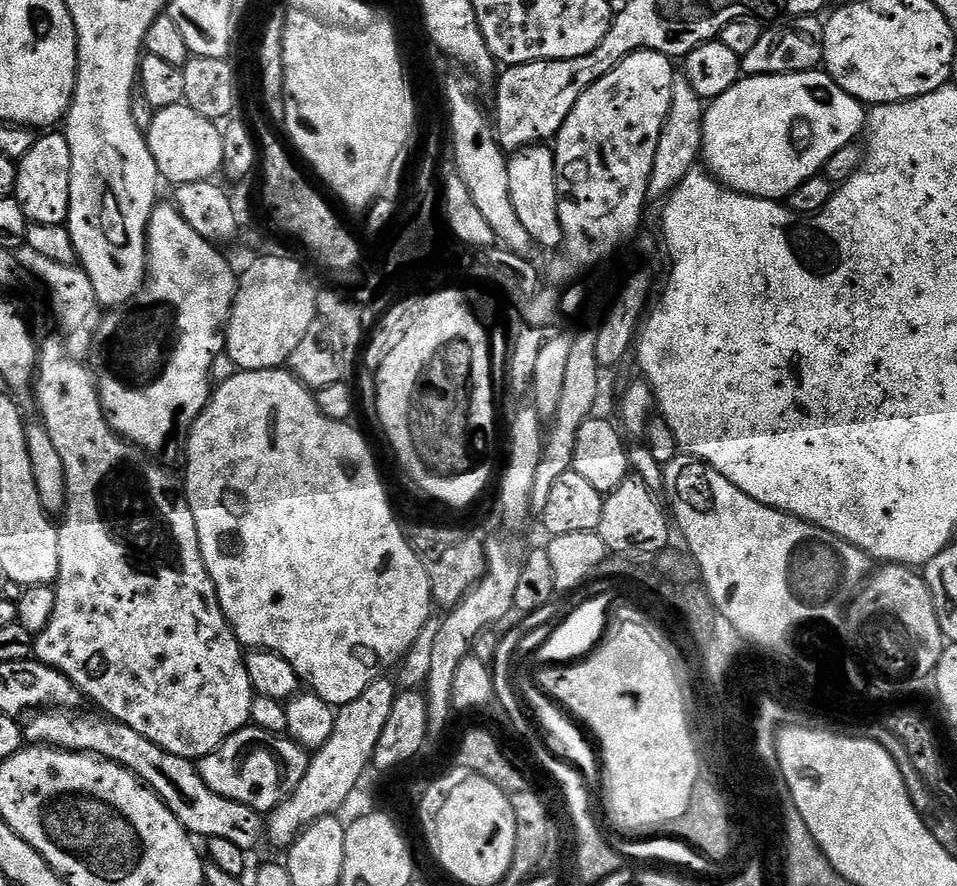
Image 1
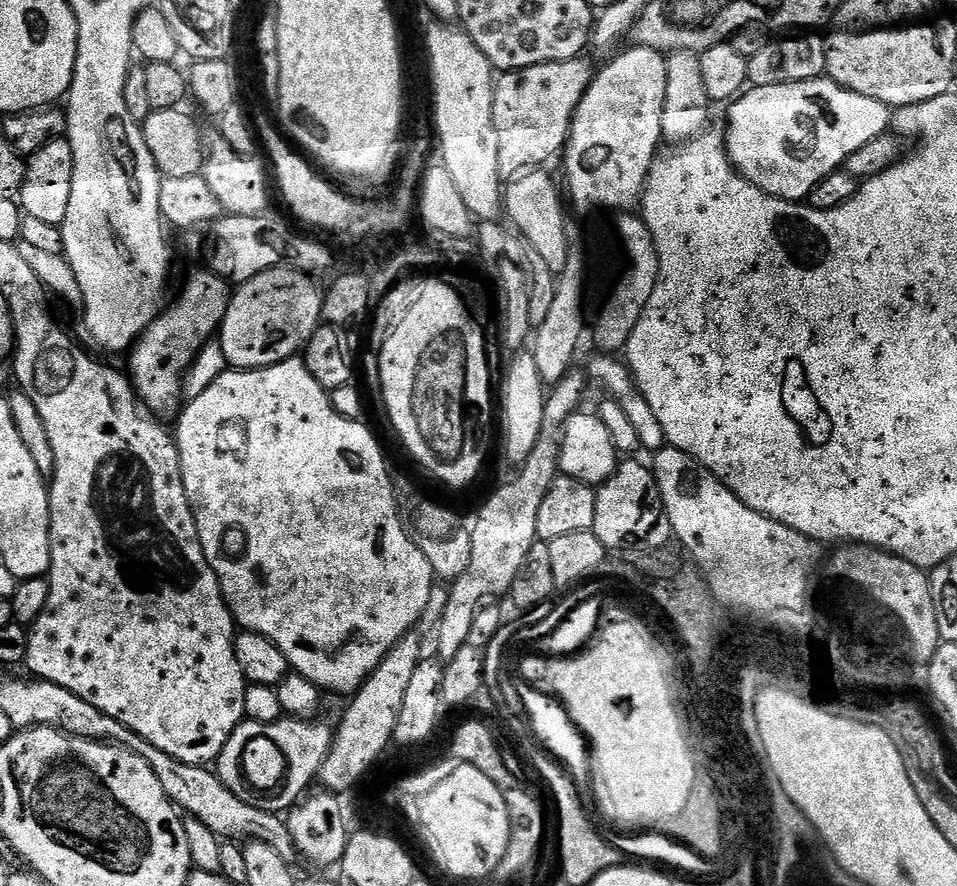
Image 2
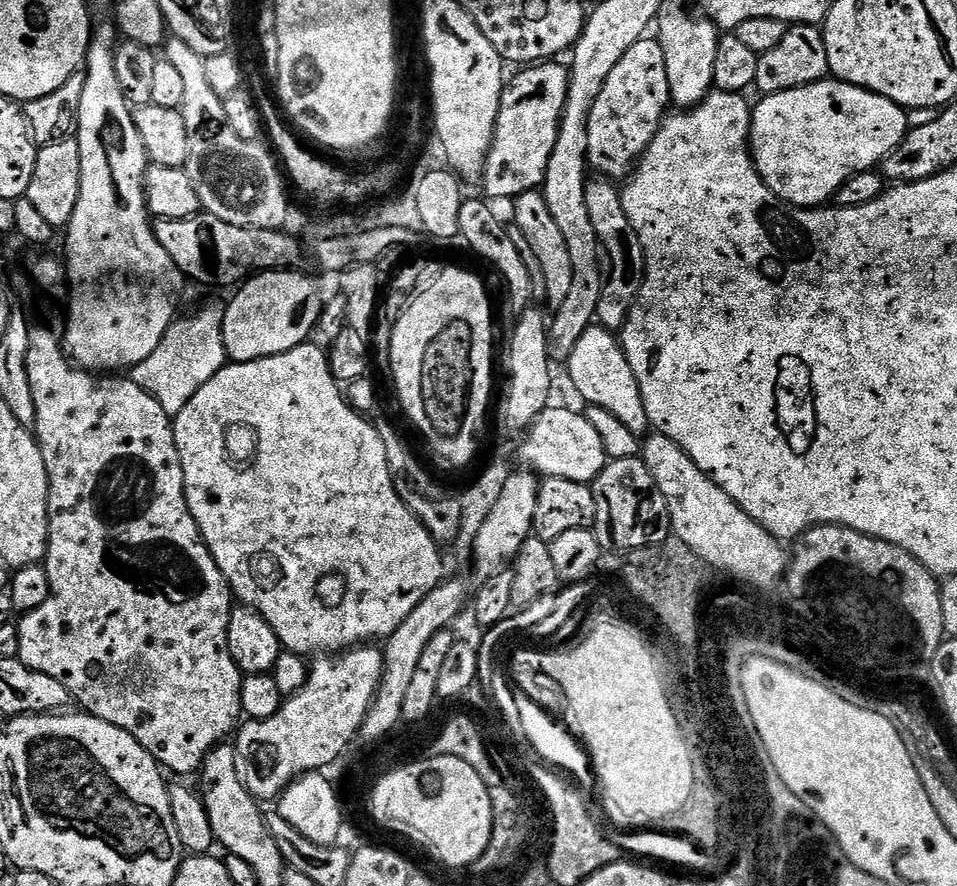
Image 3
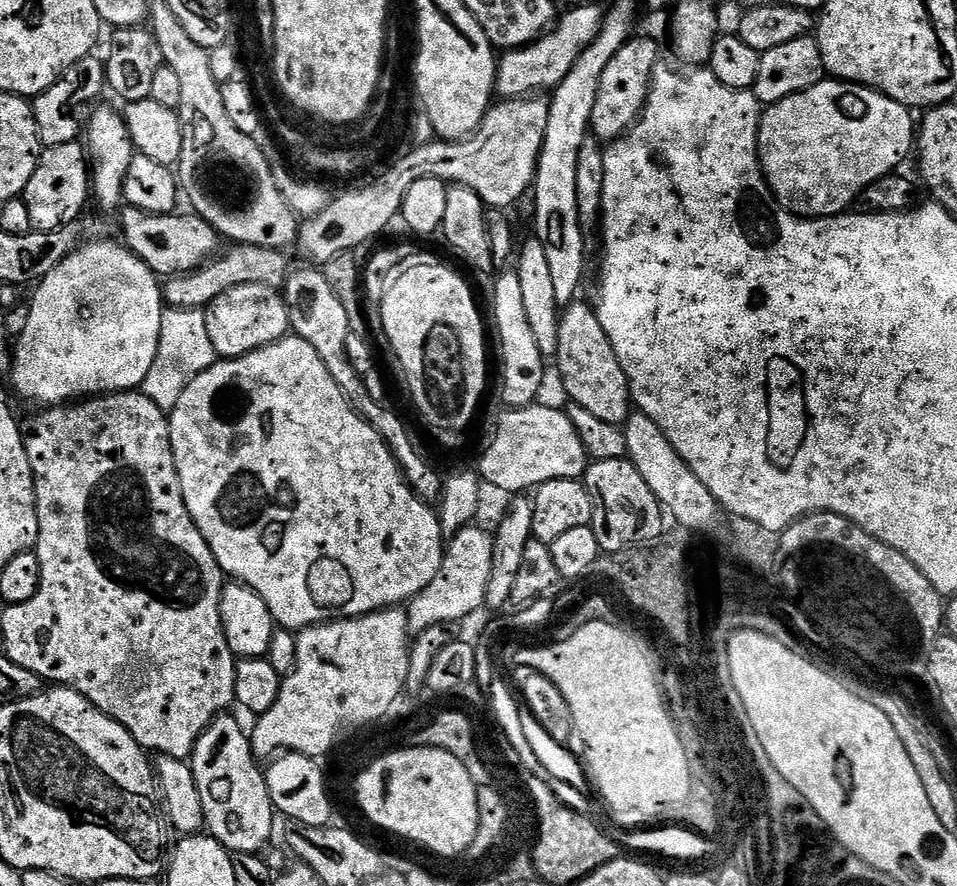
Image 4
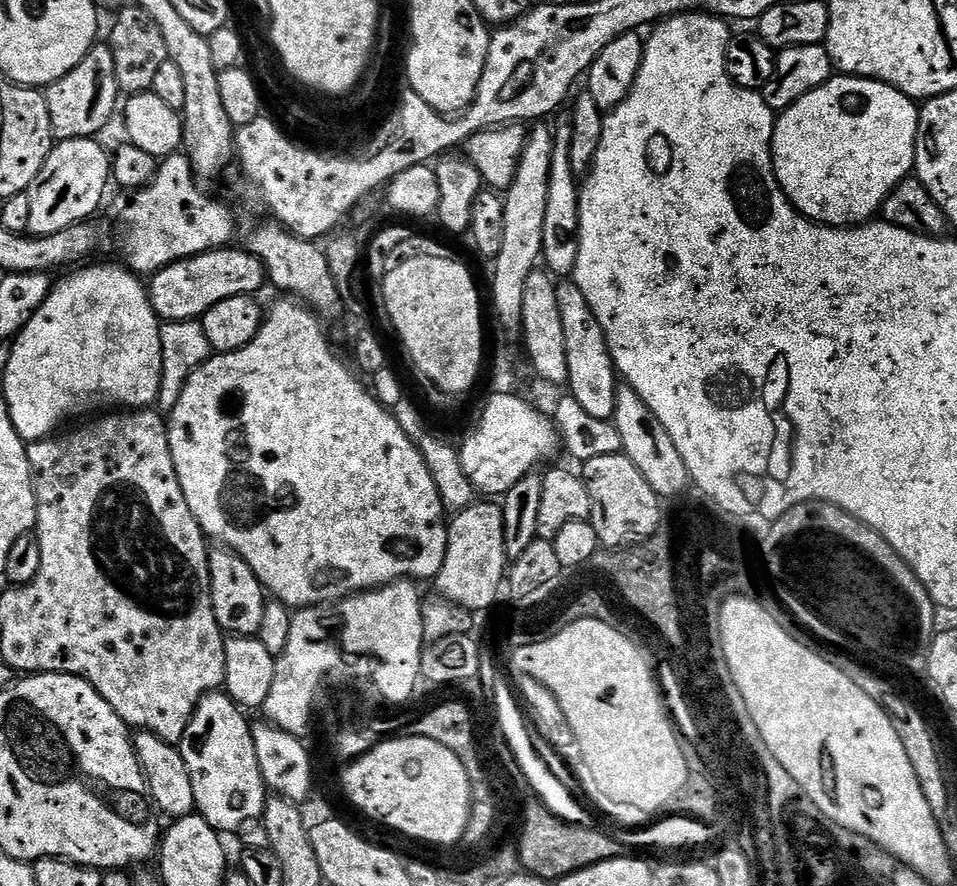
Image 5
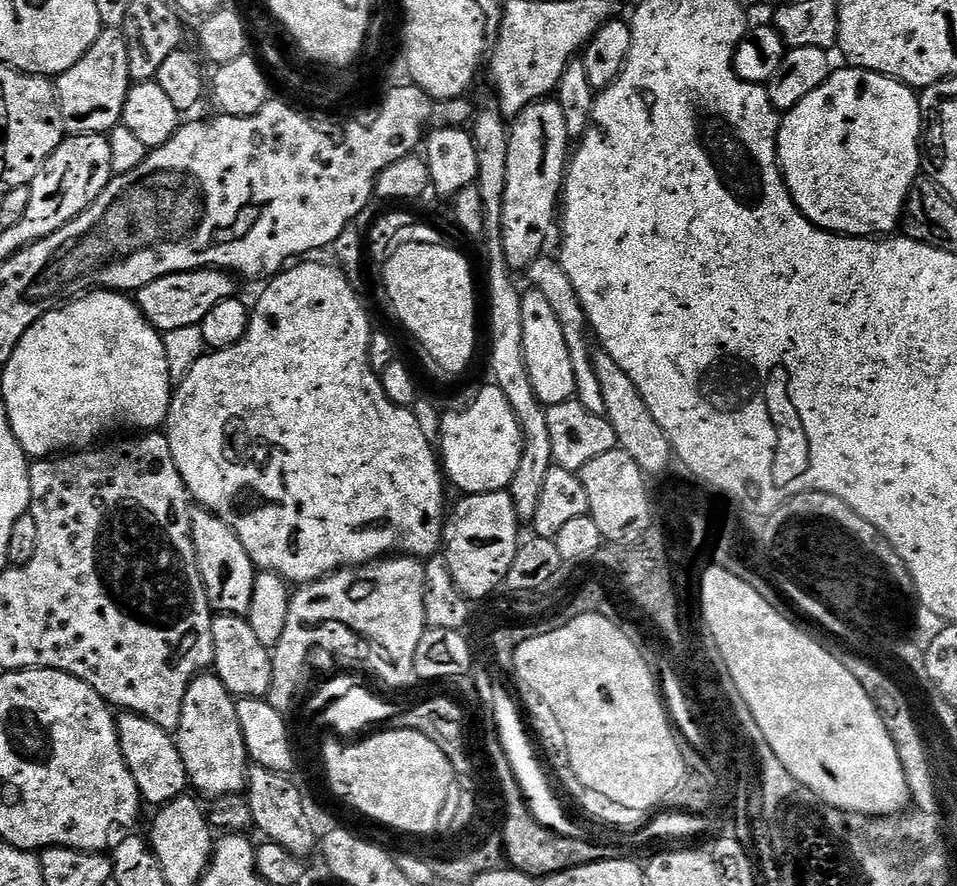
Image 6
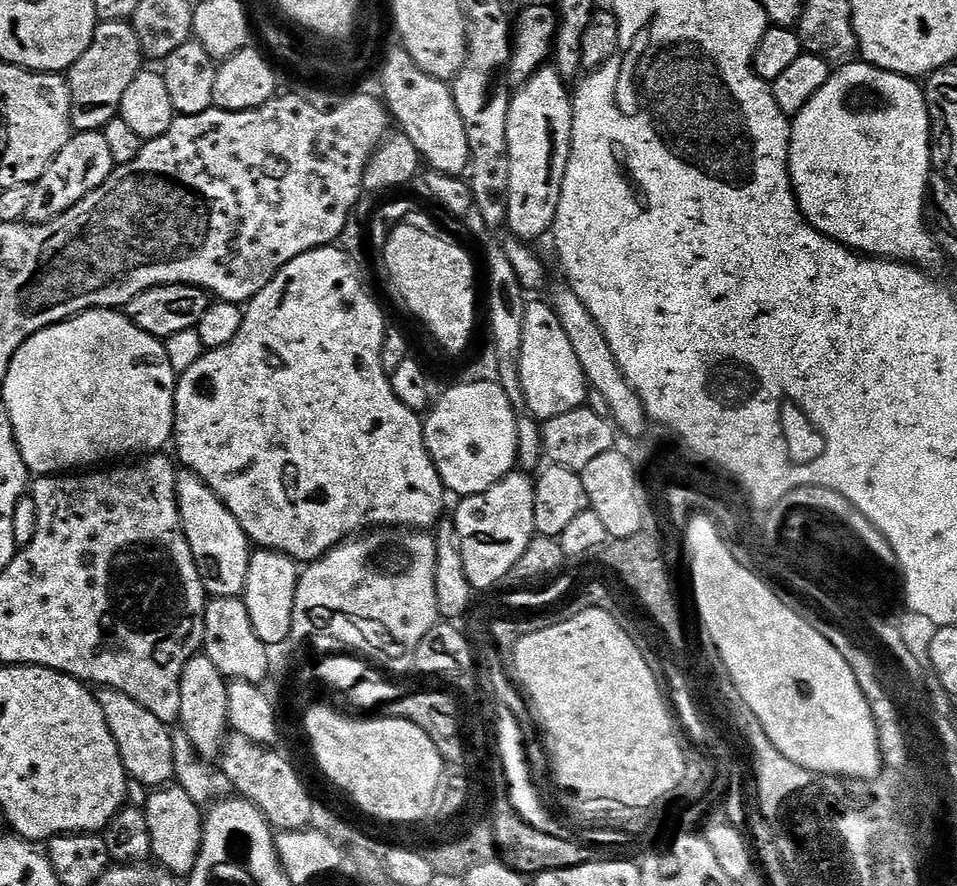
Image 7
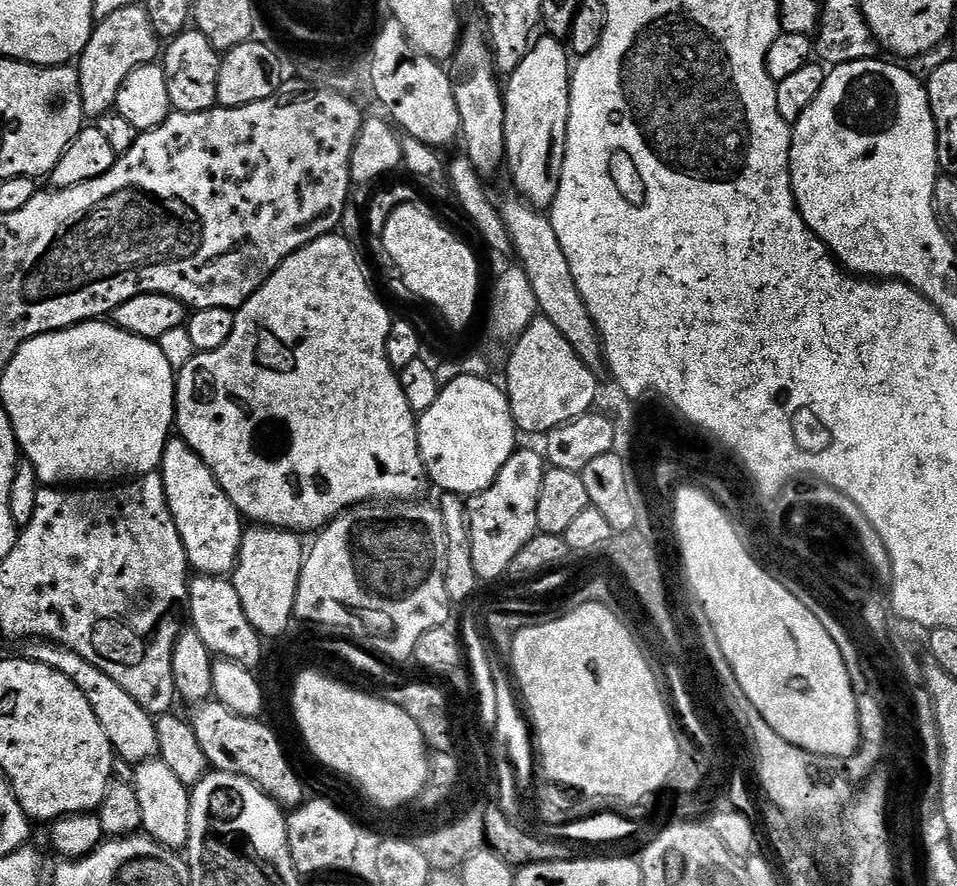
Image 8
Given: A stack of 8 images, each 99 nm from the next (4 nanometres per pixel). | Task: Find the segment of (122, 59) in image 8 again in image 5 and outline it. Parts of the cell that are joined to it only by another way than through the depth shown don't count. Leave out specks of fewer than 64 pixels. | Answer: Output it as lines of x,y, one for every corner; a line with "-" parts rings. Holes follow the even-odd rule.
100,42
97,43
91,50
86,54
86,58
82,62
78,62
78,66
74,66
74,70
70,70
70,74
66,74
62,78
58,78
58,82
49,84
46,91
44,92
44,97
48,103
48,109
50,110
50,122
52,123
52,135
57,141
61,140
73,140
74,138
96,138
101,134
100,131
107,126
112,120
112,115
117,115
118,109
122,104
122,93
120,86
118,84
118,74
114,74
114,54
112,53
111,47
107,43

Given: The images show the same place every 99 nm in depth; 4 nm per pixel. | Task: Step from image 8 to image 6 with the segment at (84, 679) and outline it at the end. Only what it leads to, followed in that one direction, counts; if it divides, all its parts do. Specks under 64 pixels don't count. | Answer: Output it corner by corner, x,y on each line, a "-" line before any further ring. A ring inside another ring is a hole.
121,711
116,716
116,733
120,739
120,749
126,766
145,805
163,806
189,791
186,766
182,762
182,754
178,754
173,733
162,730
162,726
150,722
150,718
126,711

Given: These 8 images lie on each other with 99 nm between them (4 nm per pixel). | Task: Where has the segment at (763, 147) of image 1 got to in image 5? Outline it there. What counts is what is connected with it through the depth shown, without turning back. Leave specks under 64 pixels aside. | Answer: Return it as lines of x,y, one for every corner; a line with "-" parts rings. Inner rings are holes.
843,74
833,75
822,86
810,90
798,102
794,102
783,112
779,113
772,135
772,165
774,174
780,183
780,189
788,196
788,201
795,206
796,210
808,220
814,220
818,224
827,224
829,228
855,228
858,224
869,223
872,216
884,207
884,200
903,180
913,175
916,166
916,135
918,134
918,122
920,121
920,108
917,101
911,100
906,94
902,94
894,86
883,84
880,80
868,80
865,76
845,76

